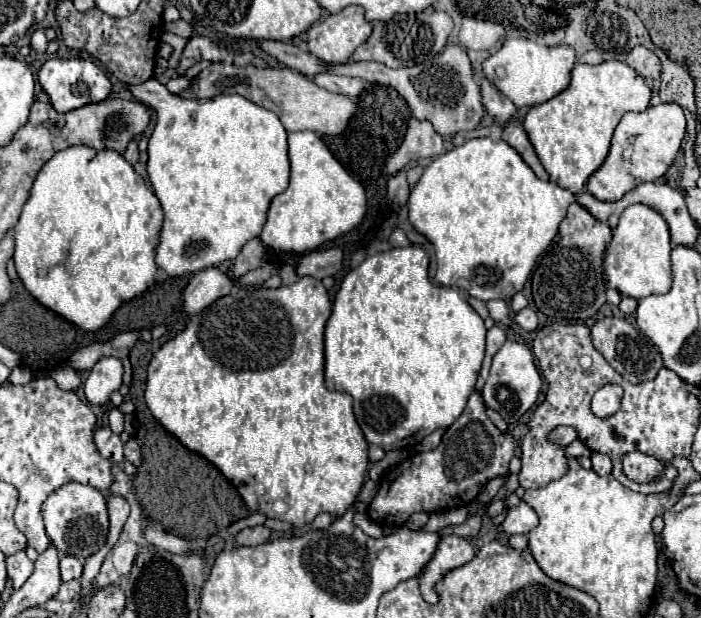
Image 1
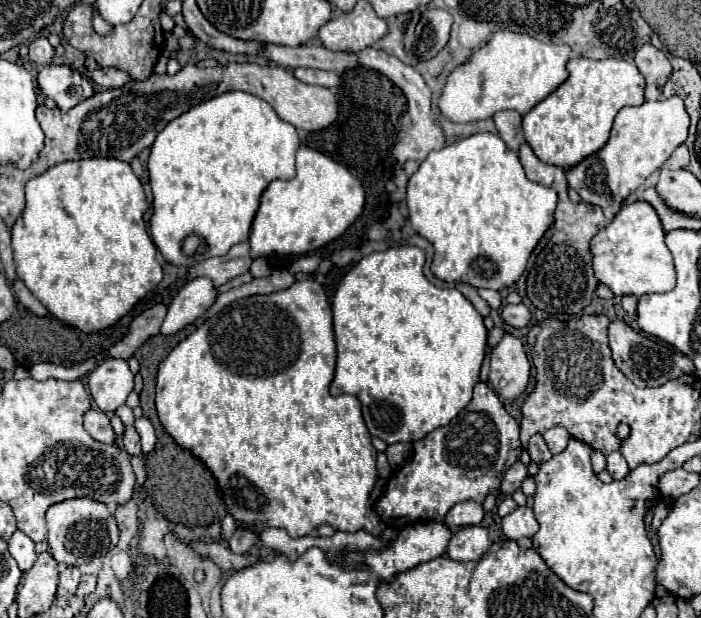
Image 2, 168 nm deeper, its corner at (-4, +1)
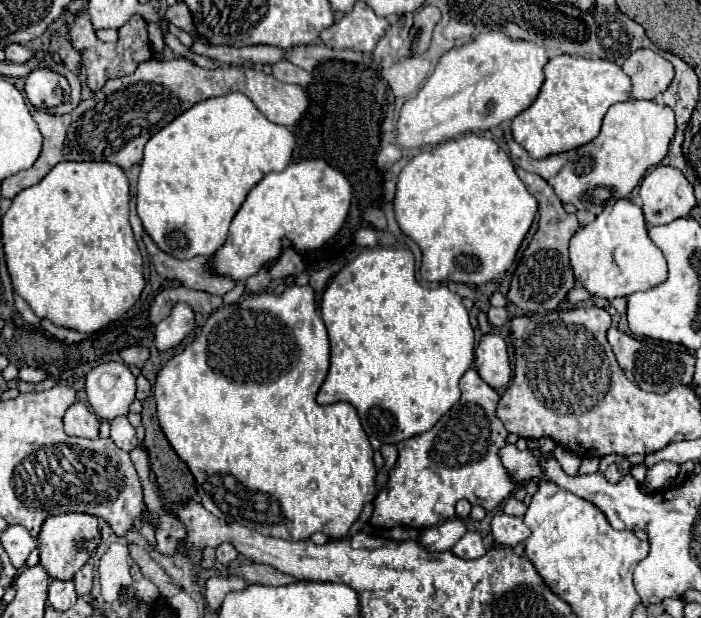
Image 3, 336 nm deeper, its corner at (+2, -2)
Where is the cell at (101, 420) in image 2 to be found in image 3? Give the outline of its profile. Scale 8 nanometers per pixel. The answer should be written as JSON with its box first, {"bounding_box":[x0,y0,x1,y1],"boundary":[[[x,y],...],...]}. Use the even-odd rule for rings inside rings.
{"bounding_box":[63,402,99,438],"boundary":[[[73,402],[65,412],[63,428],[69,436],[97,438],[99,436],[99,418],[83,402]]]}

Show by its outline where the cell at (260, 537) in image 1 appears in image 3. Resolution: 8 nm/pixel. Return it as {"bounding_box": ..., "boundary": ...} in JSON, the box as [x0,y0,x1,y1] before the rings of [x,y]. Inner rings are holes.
{"bounding_box":[217,544,237,566],"boundary":[[[221,544],[217,546],[217,560],[223,564],[223,566],[229,566],[235,558],[237,558],[237,550],[231,546],[231,544]]]}

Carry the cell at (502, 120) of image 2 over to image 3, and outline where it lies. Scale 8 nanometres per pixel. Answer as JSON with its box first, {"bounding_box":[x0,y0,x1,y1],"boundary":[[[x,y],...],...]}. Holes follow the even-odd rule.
{"bounding_box":[505,100,675,216],"boundary":[[[627,100],[617,102],[607,110],[601,122],[601,132],[593,142],[569,152],[535,160],[509,134],[505,134],[505,140],[515,166],[545,178],[563,204],[571,202],[577,210],[587,210],[597,216],[607,202],[613,204],[621,198],[627,198],[643,174],[667,156],[673,134],[675,114],[671,108],[659,106],[651,100]]]}

